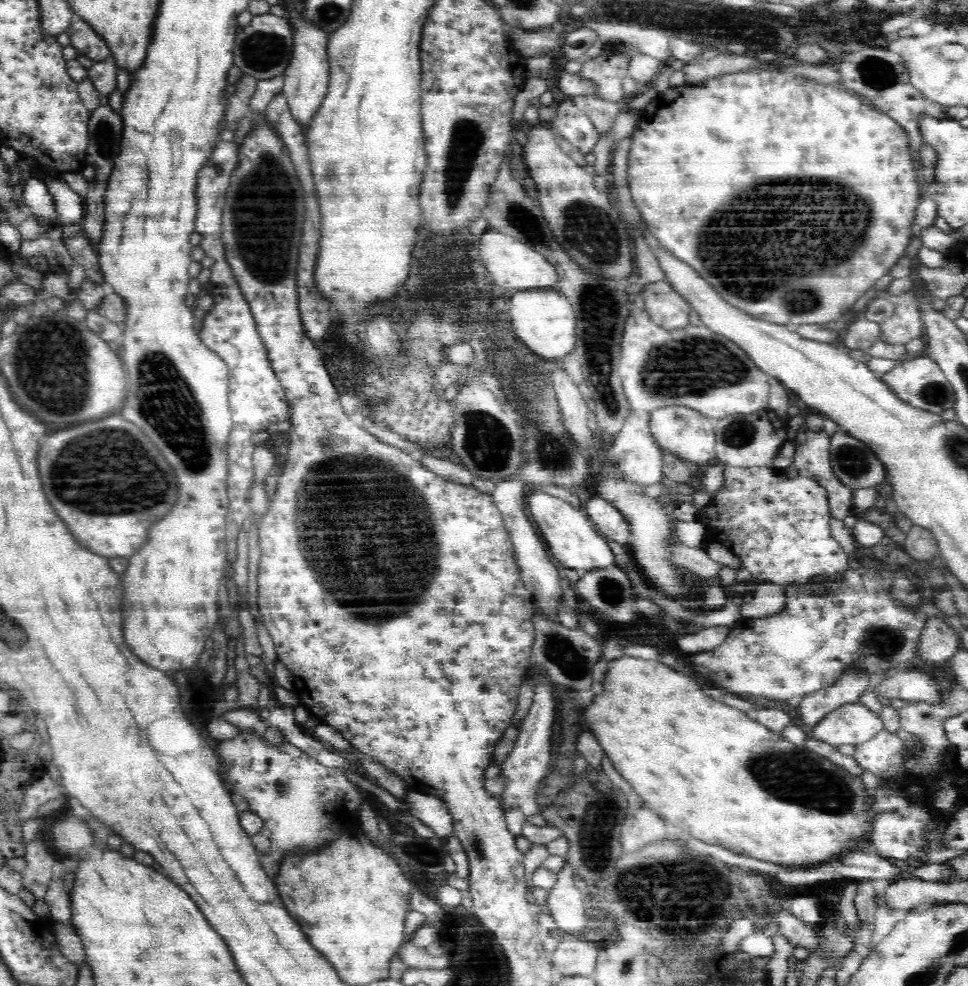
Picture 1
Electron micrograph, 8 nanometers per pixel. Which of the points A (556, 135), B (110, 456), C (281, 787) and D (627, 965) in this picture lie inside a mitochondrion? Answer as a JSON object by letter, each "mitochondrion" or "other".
{"A":"other","B":"mitochondrion","C":"mitochondrion","D":"mitochondrion"}

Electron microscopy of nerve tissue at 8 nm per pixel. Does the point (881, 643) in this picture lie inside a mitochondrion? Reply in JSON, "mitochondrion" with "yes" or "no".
{"mitochondrion":"yes"}

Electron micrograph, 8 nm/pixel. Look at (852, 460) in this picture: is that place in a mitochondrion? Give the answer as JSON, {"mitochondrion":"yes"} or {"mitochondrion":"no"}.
{"mitochondrion":"yes"}

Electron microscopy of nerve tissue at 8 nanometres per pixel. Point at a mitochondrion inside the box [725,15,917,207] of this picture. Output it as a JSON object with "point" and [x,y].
{"point":[876,73]}

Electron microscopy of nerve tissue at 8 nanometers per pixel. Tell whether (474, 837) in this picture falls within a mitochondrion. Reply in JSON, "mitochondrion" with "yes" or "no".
{"mitochondrion":"yes"}

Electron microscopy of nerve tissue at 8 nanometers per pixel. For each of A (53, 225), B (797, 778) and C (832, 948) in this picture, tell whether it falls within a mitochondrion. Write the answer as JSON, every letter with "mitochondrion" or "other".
{"A":"other","B":"mitochondrion","C":"mitochondrion"}

